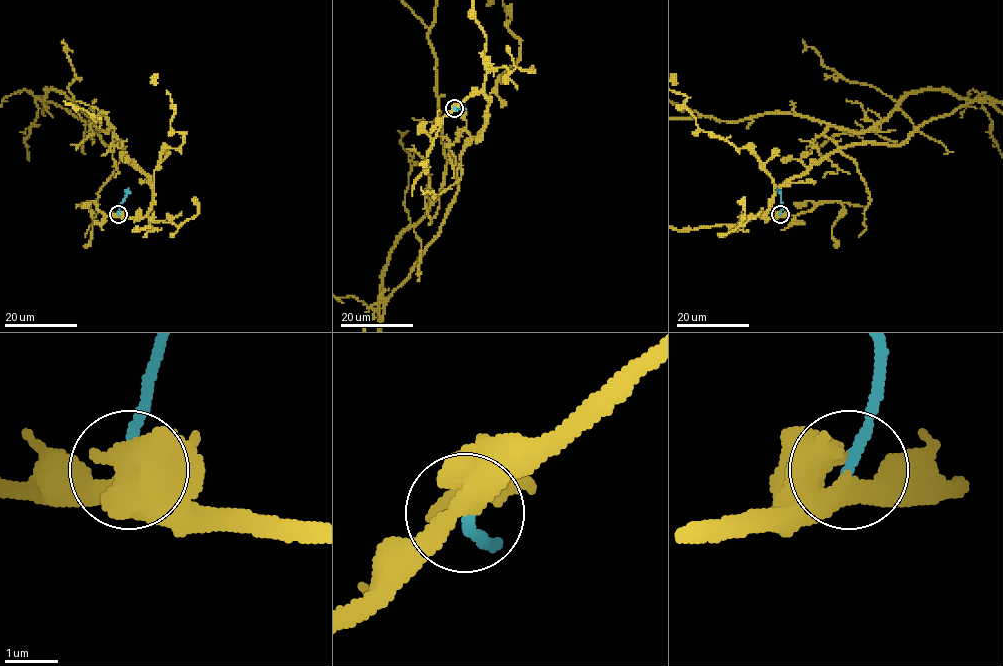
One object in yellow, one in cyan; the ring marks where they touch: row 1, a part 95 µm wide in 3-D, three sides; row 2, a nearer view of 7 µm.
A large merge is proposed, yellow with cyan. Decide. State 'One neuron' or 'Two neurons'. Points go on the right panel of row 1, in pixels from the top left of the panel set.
One neuron

